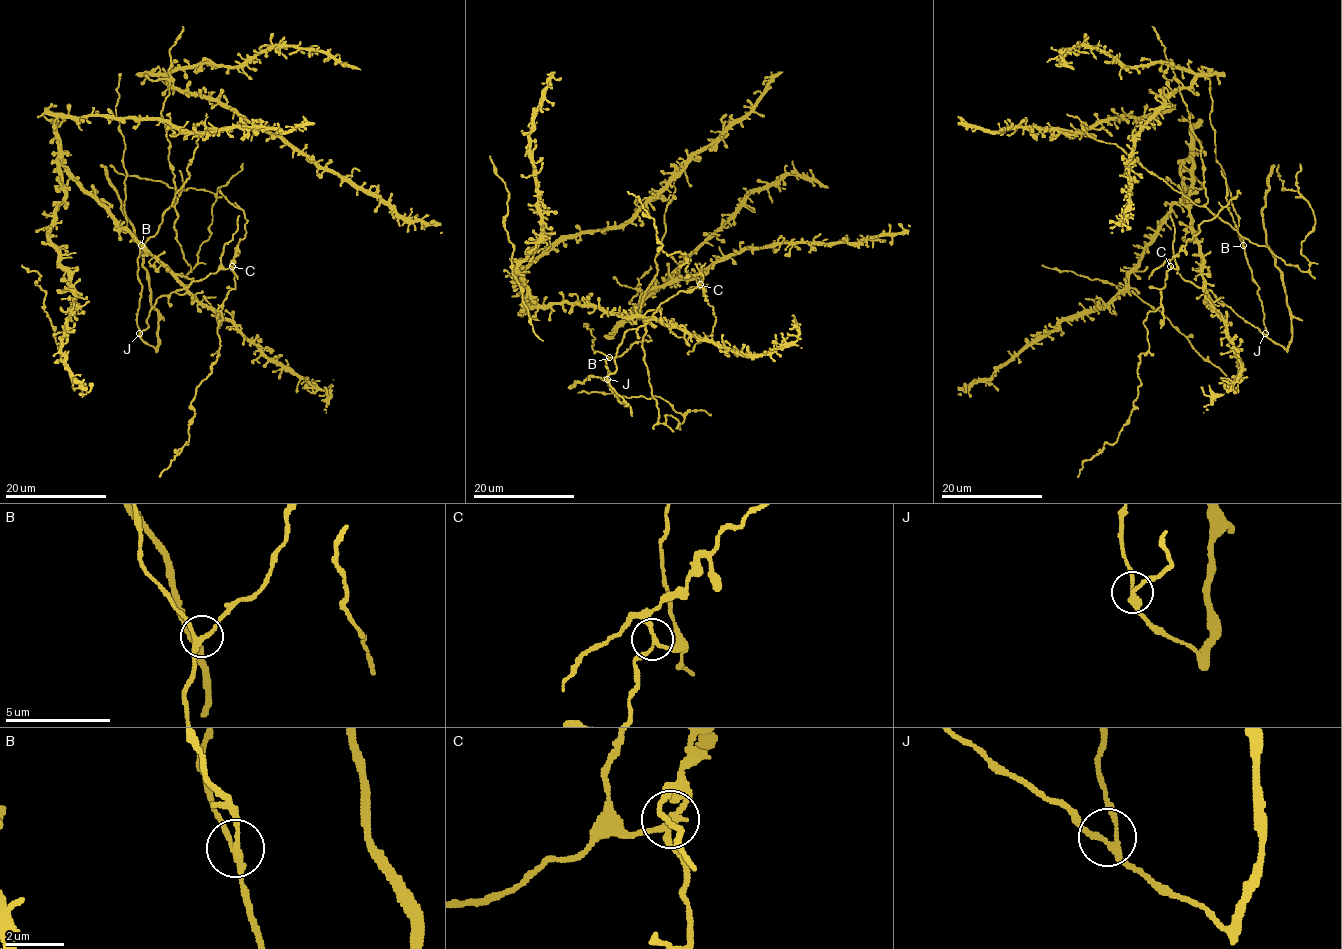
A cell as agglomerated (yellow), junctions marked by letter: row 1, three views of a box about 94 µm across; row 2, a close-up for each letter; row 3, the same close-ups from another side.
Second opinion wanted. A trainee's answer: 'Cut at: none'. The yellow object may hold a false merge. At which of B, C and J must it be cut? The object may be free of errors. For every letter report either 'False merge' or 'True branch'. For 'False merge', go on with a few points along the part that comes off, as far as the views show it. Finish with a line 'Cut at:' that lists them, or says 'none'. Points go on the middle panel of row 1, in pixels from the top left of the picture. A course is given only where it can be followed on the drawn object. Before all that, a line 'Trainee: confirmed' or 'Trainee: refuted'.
Trainee: refuted
B: True branch
C: False merge. Course of the part to remove: (700, 285), (702, 276), (688, 274), (686, 254), (659, 248), (654, 220), (640, 198), (627, 192)
J: True branch
Cut at: C

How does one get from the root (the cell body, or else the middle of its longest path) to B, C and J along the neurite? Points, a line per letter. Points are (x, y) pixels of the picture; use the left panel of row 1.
B: (112, 183), (147, 271), (150, 301), (158, 317), (155, 349), (139, 336), (136, 323), (141, 245)
C: (112, 183), (158, 317), (158, 346), (148, 345), (139, 333), (161, 295), (232, 266)
J: (112, 183), (141, 252), (152, 307), (158, 317), (158, 346), (148, 345), (139, 333)

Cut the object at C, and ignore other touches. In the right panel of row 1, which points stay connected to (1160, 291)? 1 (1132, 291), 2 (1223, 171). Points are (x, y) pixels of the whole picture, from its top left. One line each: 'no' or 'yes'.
1: no
2: no

